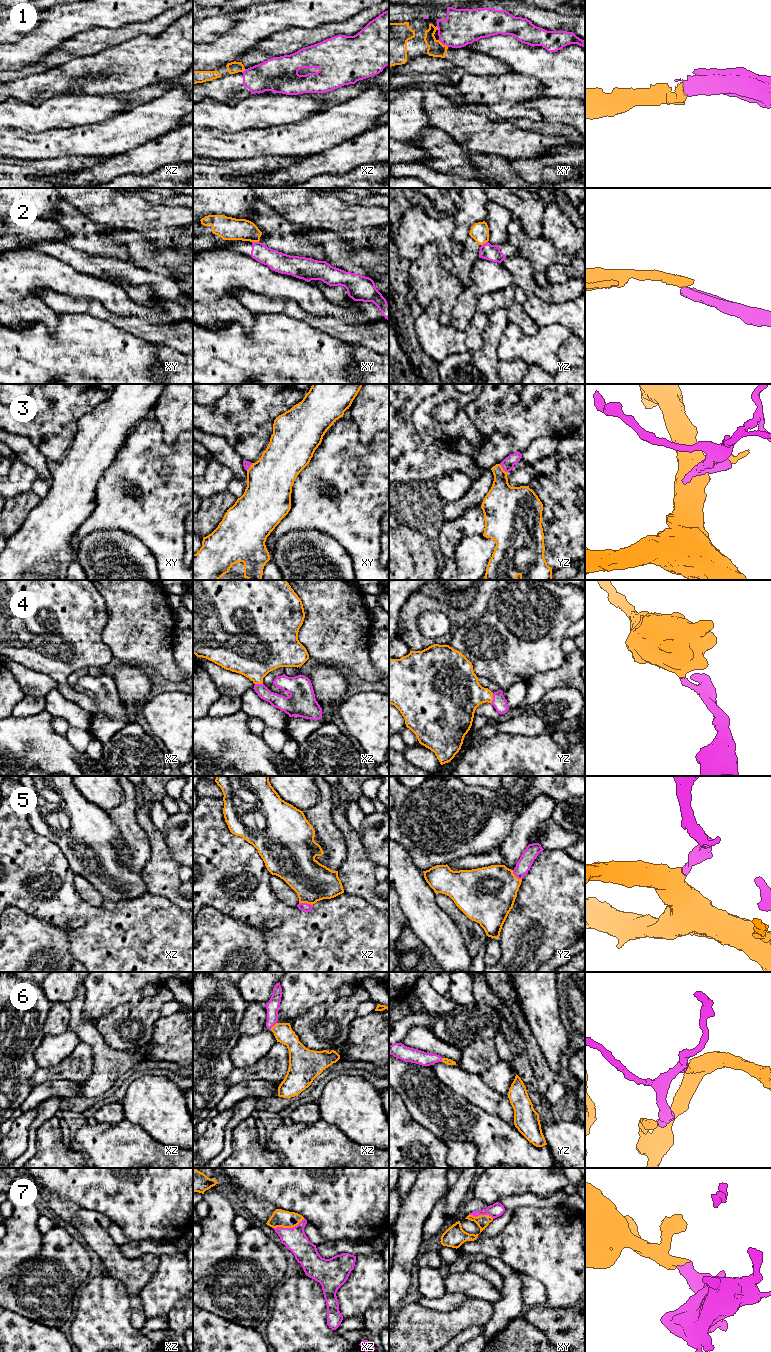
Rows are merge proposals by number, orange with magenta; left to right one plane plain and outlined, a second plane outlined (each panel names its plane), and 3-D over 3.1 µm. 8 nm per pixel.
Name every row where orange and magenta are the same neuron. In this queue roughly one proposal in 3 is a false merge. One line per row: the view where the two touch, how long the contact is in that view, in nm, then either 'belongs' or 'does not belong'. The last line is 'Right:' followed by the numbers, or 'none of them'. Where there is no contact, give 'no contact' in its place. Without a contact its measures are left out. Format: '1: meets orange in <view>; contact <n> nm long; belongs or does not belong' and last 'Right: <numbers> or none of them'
1: meets orange in xy; contact 100 nm long; does not belong
2: meets orange in xy; contact 60 nm long; does not belong
3: meets orange in yz; contact 100 nm long; belongs
4: meets orange in yz; contact 80 nm long; belongs
5: meets orange in xz; contact 110 nm long; belongs
6: meets orange in xz; contact 80 nm long; belongs
7: meets orange in xz; contact 260 nm long; belongs
Right: 3, 4, 5, 6, 7

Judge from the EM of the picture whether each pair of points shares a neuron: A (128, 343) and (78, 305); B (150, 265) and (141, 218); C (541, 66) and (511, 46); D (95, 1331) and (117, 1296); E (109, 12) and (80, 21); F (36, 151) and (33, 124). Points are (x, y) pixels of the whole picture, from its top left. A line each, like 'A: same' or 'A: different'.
A: different
B: different
C: same
D: same
E: same
F: different

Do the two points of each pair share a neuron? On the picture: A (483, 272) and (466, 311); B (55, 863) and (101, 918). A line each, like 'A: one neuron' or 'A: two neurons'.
A: one neuron
B: one neuron

